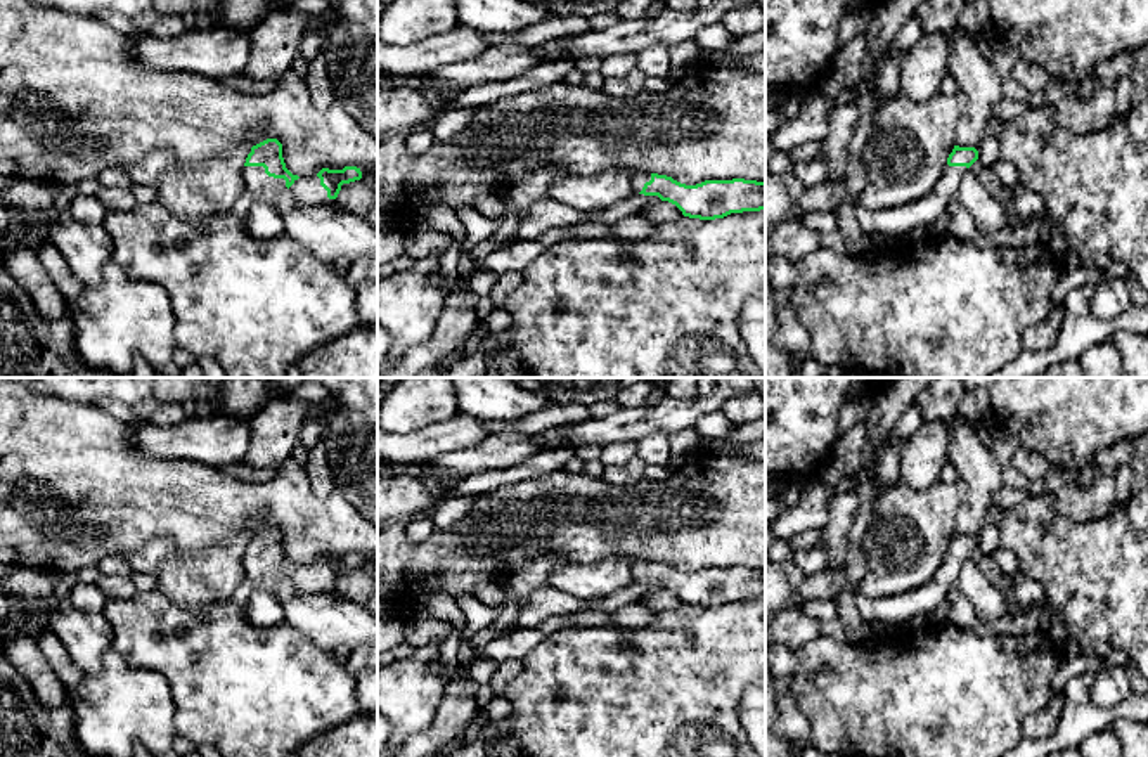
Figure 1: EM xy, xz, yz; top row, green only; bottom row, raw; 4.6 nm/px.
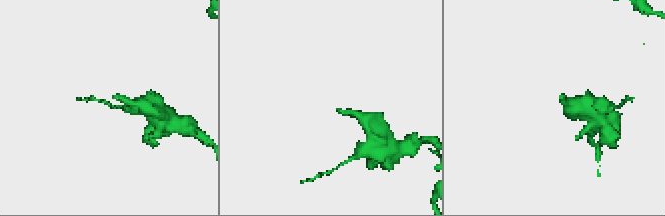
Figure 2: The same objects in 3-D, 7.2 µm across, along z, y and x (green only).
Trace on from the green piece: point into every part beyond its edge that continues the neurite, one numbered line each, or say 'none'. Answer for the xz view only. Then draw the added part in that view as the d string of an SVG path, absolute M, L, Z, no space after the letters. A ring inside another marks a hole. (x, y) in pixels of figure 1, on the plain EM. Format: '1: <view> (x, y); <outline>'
1: xz (639, 567); M634 558L630 563L634 570L634 580L637 582L642 579L644 572L651 568L651 561L648 560Z

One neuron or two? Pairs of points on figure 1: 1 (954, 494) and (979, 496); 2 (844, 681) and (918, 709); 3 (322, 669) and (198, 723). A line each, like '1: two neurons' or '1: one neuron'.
1: two neurons
2: one neuron
3: one neuron

